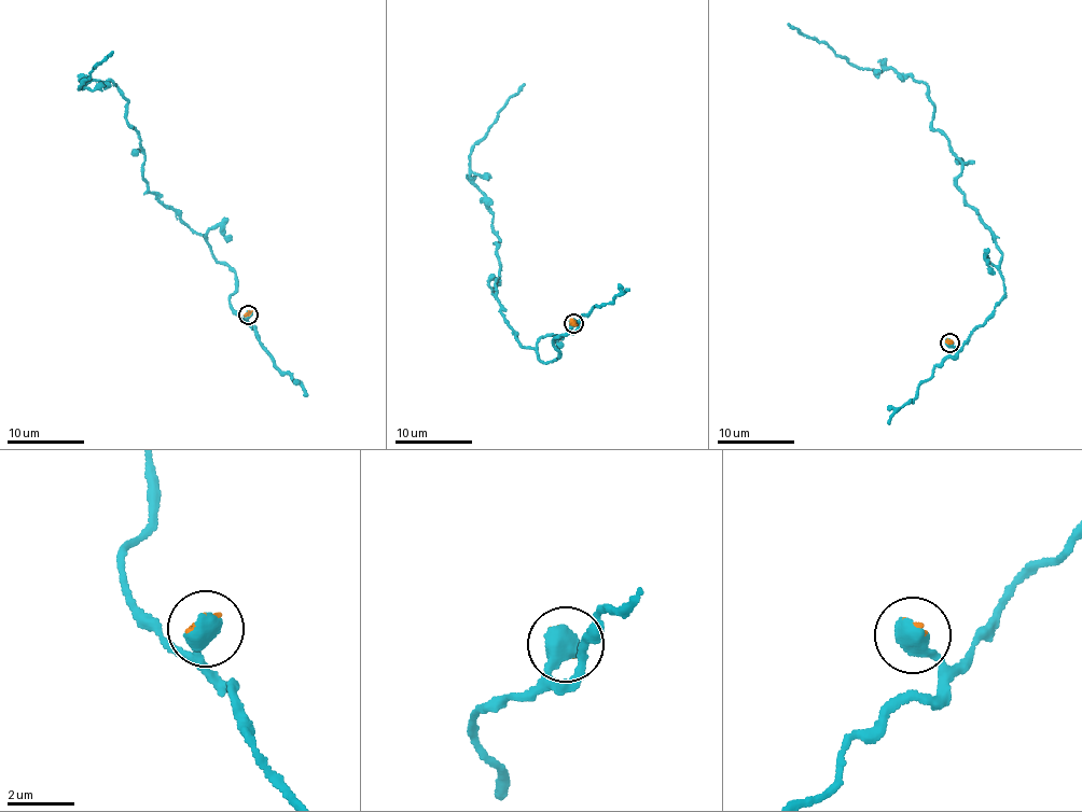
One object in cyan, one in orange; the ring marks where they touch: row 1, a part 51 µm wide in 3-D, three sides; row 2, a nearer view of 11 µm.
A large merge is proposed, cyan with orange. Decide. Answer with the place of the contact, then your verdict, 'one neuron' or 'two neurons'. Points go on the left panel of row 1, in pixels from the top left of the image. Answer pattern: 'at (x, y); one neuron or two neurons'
at (248, 314); two neurons

